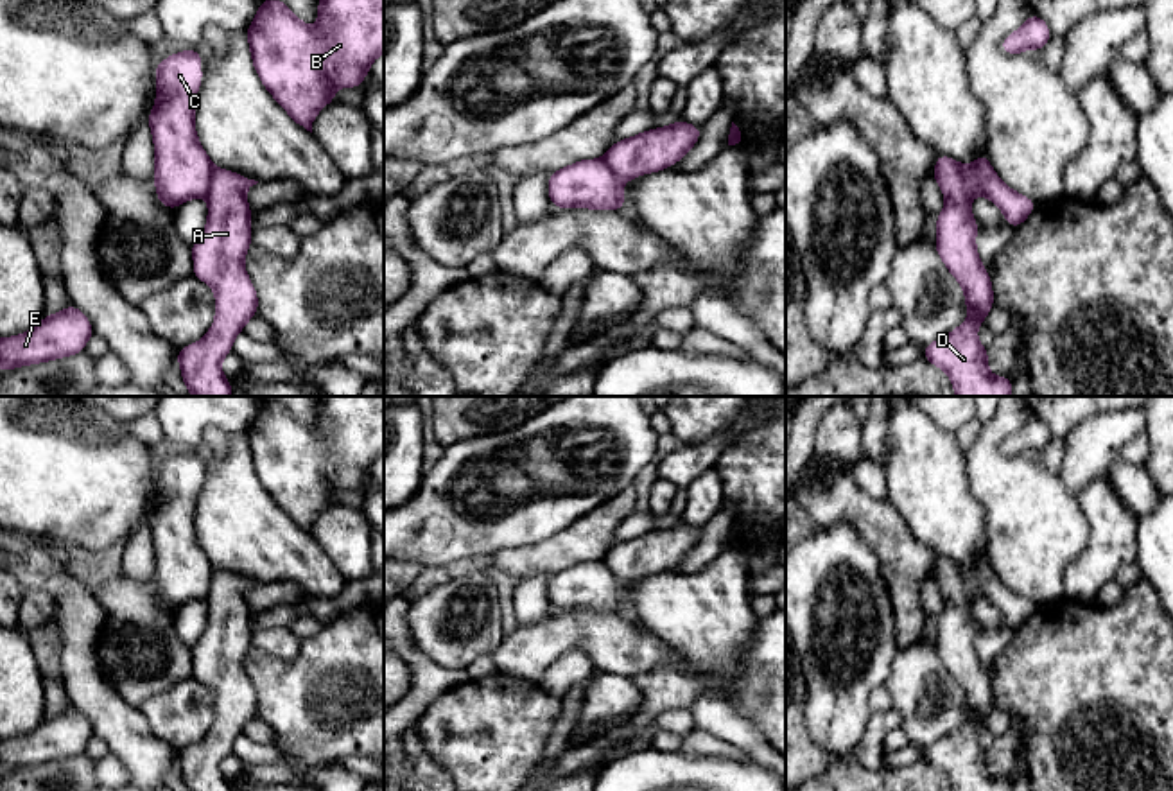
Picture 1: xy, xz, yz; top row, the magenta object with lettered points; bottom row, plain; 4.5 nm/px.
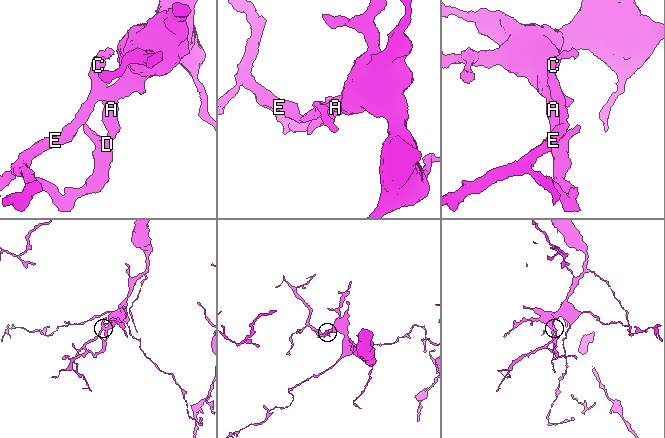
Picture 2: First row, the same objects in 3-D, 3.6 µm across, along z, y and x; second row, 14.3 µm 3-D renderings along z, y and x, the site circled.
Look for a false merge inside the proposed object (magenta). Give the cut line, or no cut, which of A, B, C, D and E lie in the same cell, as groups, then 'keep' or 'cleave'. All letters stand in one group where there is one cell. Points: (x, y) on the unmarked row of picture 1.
cut in yz along (956, 565), (965, 594), (971, 599); A B D / C E; cleave

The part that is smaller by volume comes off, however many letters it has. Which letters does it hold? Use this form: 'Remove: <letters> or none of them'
Remove: C, E

